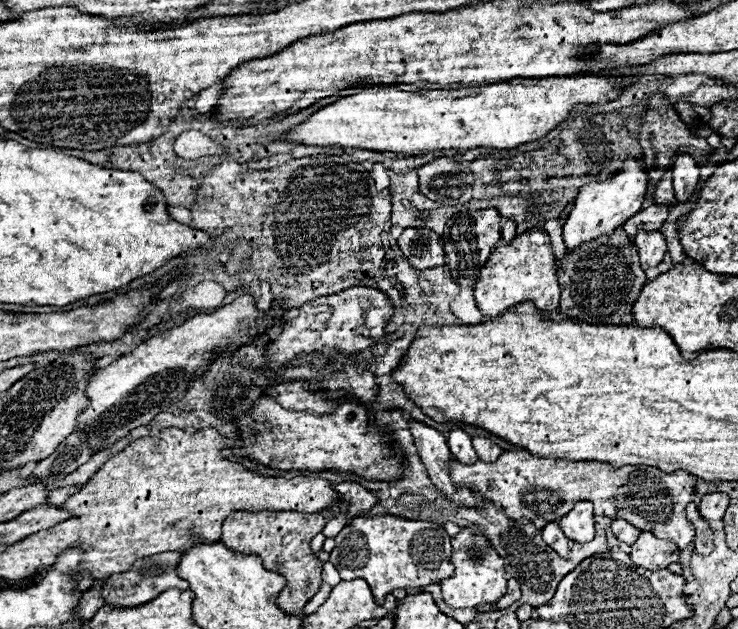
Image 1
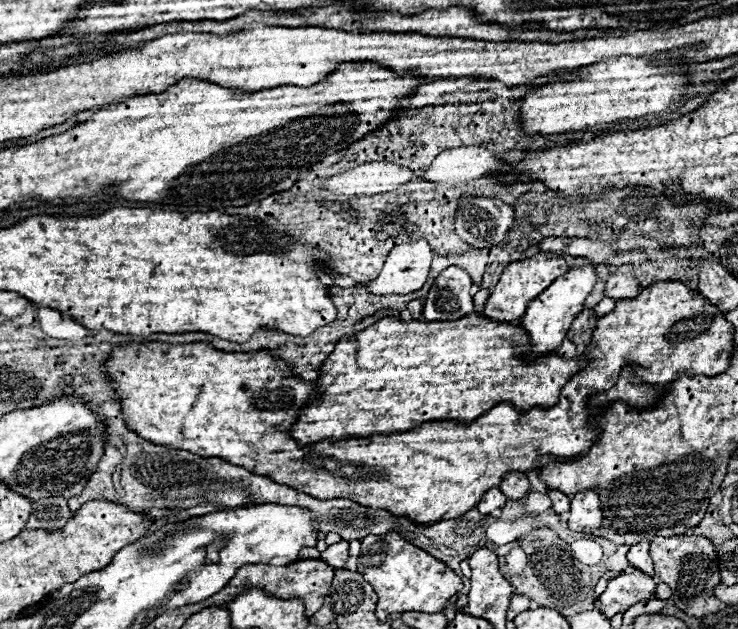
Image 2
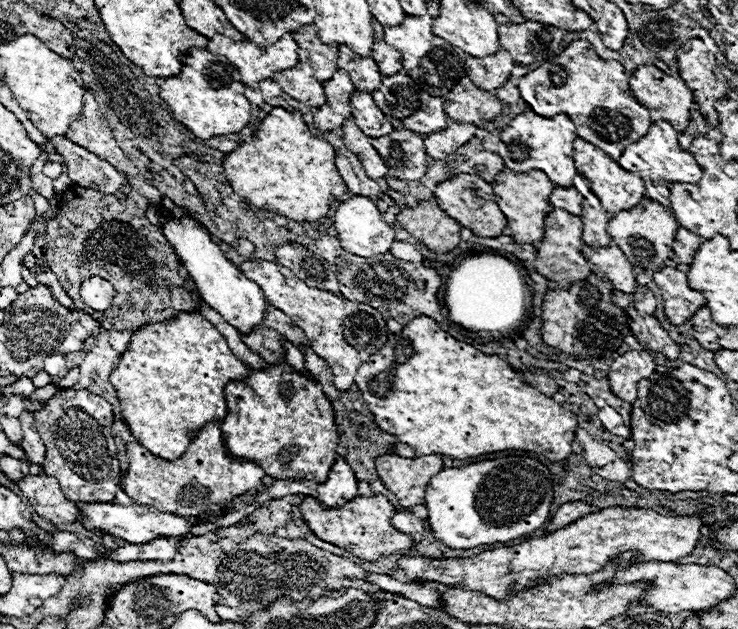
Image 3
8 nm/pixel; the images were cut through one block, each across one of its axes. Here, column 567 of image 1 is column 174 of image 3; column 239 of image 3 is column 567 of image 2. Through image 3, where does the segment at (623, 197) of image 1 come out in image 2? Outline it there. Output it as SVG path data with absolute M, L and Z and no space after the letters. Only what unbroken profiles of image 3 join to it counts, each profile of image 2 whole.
M582 264L578 268L568 268L568 272L564 276L554 280L536 300L532 300L532 304L528 304L528 310L522 316L520 326L524 326L532 338L534 356L552 352L560 346L560 342L564 340L564 334L572 326L572 320L584 310L584 300L592 292L594 284L596 284L596 266L594 264Z

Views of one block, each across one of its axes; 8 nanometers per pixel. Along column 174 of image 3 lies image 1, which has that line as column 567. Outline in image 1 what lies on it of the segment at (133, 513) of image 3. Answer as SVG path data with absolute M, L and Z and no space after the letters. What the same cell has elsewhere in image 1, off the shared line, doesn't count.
M580 502L568 516L562 516L558 520L564 534L574 542L588 542L594 536L594 514L592 514L592 502Z

